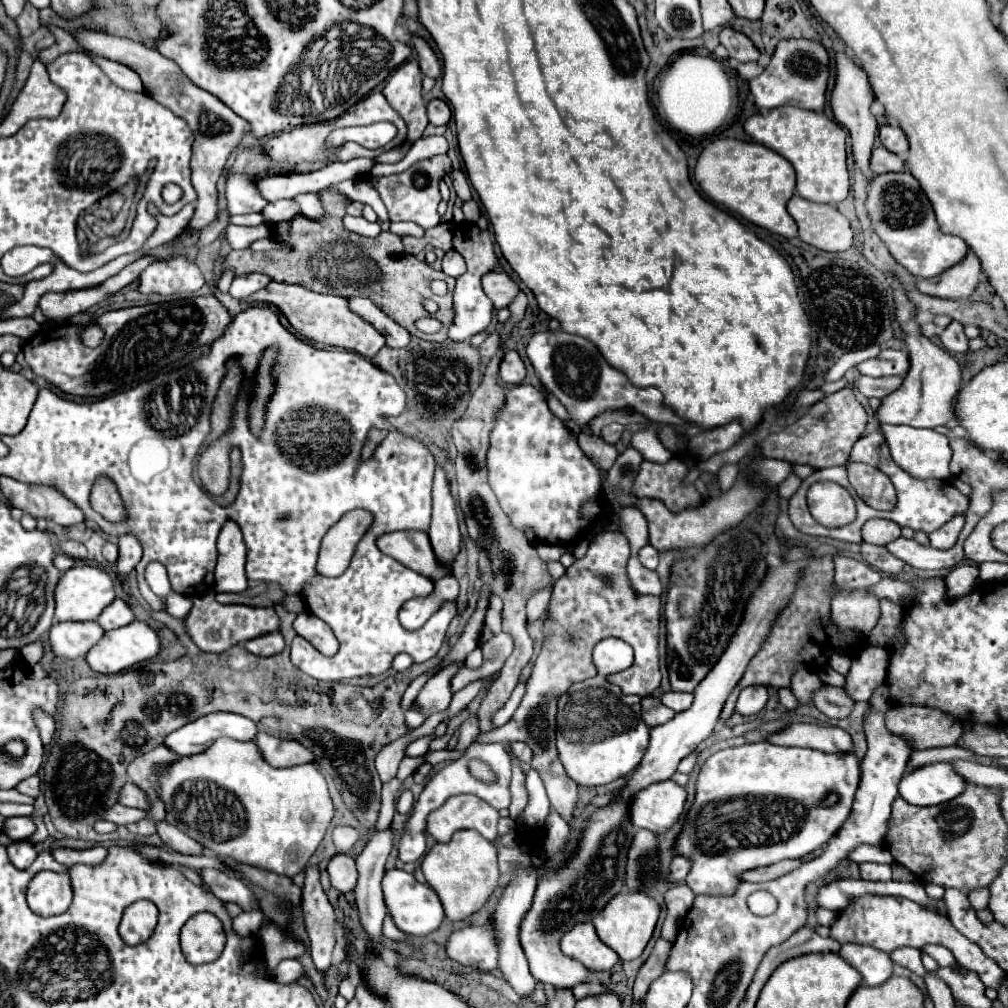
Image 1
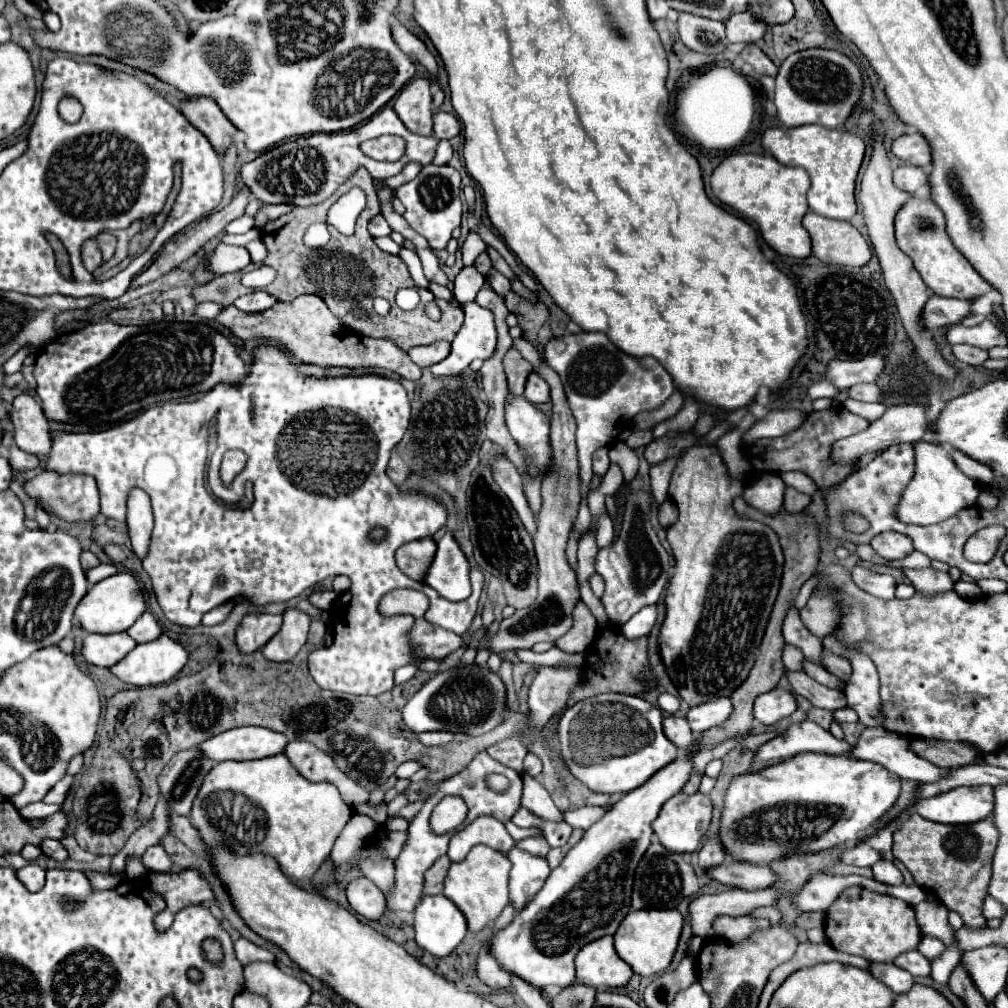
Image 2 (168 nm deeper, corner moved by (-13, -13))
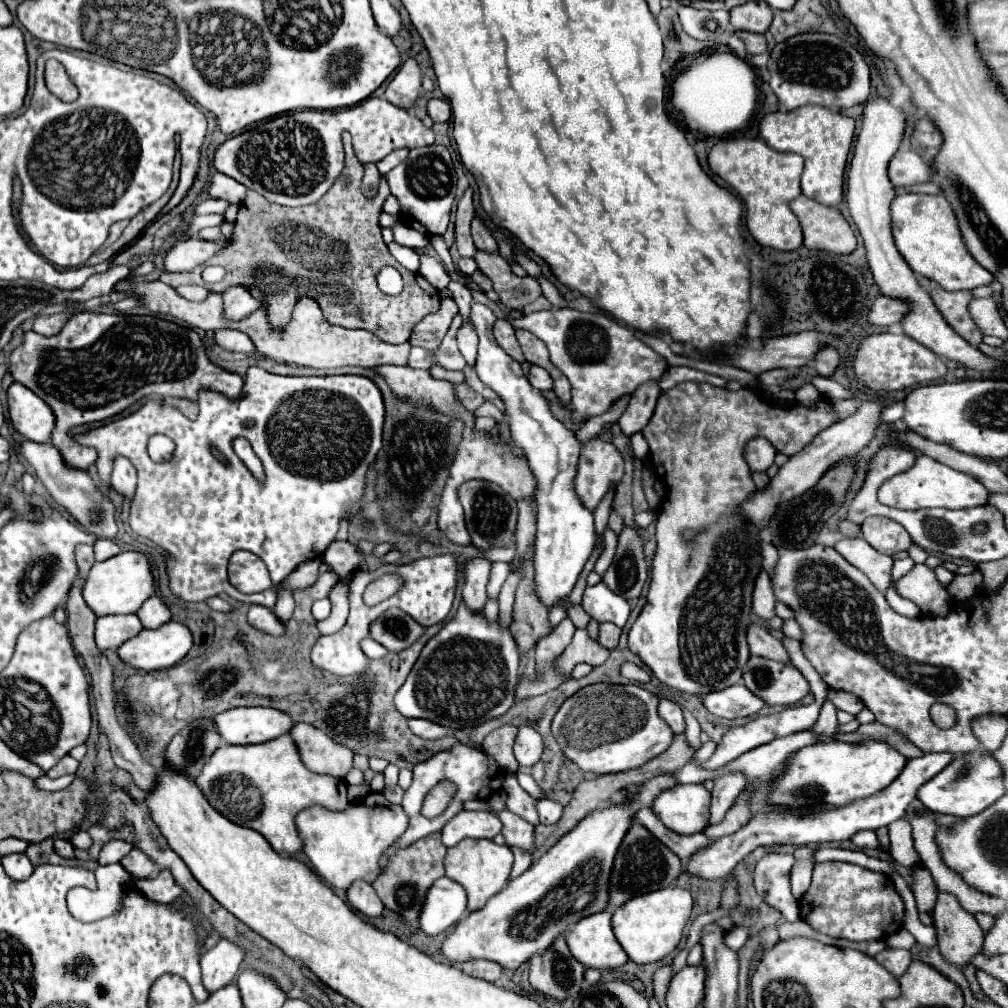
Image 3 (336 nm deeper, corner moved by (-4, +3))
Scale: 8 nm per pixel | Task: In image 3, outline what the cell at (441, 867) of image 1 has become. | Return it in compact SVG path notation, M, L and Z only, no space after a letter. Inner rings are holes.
M465 838L453 848L447 848L447 856L445 856L445 876L465 888L469 900L467 902L469 912L485 906L487 900L507 884L511 866L513 866L513 852L507 846L497 846L493 840Z

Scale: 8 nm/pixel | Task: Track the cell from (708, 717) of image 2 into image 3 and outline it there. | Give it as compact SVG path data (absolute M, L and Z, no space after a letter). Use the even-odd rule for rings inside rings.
M735 684L719 692L703 694L701 702L711 714L721 718L747 718L765 706L761 698L753 696L753 692L745 688L745 684Z

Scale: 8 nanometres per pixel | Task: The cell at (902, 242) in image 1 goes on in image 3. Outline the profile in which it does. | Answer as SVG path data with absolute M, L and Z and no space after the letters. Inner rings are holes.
M897 194L891 202L891 232L899 254L911 270L937 282L943 290L971 290L993 280L993 274L969 256L955 214L941 194Z

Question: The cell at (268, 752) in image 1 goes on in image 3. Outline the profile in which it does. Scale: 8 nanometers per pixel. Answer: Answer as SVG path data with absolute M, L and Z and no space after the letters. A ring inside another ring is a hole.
M297 722L289 730L289 736L293 738L301 762L317 772L317 774L329 774L335 778L345 778L349 770L353 768L353 752L345 748L343 744L337 744L325 736L325 732Z

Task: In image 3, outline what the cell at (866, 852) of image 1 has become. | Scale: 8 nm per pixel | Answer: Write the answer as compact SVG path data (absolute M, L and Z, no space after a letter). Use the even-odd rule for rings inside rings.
M943 752L943 754L923 754L919 758L907 760L903 772L881 792L865 798L855 800L853 804L847 804L845 808L833 808L827 812L811 814L811 816L795 816L791 812L769 812L769 814L757 814L751 818L741 830L735 834L723 836L713 844L713 848L707 848L705 852L697 852L693 860L685 866L689 872L695 872L701 878L723 878L731 868L741 862L749 852L753 852L757 846L773 846L773 844L793 844L793 846L807 846L817 842L845 842L851 840L861 830L879 830L883 826L889 826L891 822L899 820L905 810L915 802L917 790L929 782L933 776L941 772L951 760L955 760L955 754Z

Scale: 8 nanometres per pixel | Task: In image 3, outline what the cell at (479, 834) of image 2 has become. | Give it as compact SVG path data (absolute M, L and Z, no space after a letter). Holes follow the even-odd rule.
M461 810L457 816L453 816L445 828L443 844L455 846L463 838L493 838L501 832L501 820L491 812L473 812L473 810Z

